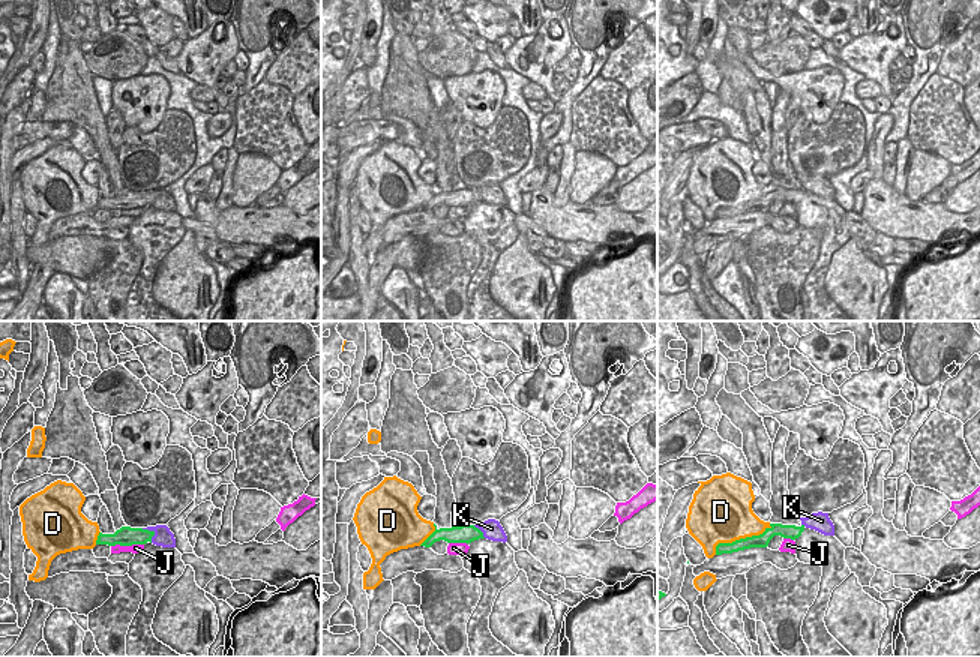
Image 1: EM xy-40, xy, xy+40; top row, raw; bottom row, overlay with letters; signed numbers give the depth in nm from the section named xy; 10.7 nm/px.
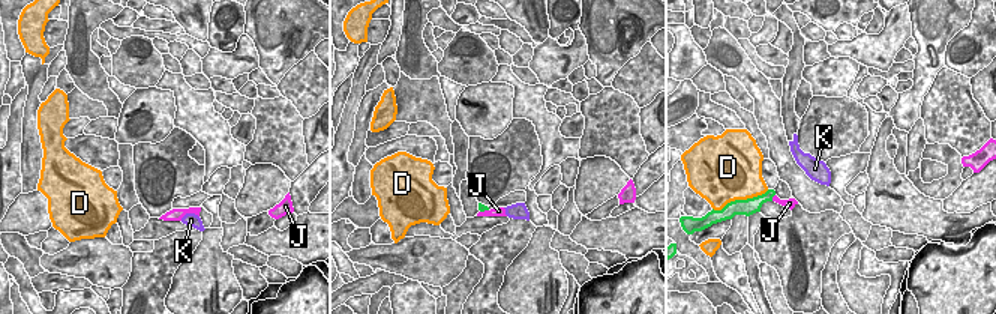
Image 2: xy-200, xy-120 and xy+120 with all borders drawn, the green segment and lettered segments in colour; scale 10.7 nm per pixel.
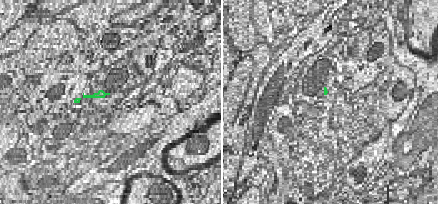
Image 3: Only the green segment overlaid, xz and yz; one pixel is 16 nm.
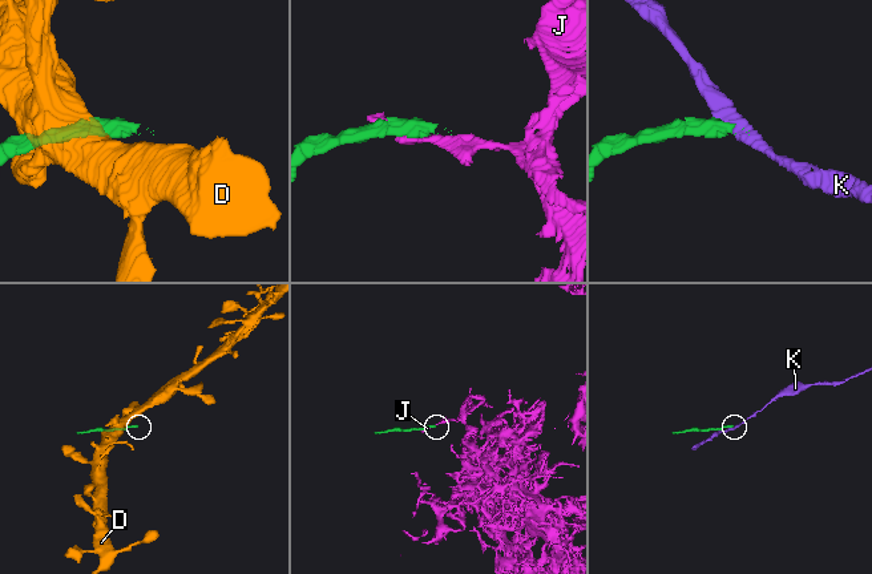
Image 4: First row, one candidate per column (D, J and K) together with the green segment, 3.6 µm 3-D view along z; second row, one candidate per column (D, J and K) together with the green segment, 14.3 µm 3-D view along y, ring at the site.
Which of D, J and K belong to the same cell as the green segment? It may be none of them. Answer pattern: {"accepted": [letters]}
{"accepted": []}

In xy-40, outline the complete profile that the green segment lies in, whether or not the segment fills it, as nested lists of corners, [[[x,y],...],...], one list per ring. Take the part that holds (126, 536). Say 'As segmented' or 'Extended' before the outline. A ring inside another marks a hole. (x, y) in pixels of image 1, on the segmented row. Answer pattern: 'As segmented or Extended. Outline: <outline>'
As segmented. Outline: [[[122,526],[114,534],[99,532],[96,544],[108,544],[108,546],[146,544],[147,542],[152,543],[153,536],[155,536],[155,531],[149,531],[143,528]]]

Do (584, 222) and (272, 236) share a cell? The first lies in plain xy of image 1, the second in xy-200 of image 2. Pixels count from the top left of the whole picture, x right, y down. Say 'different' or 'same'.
same

